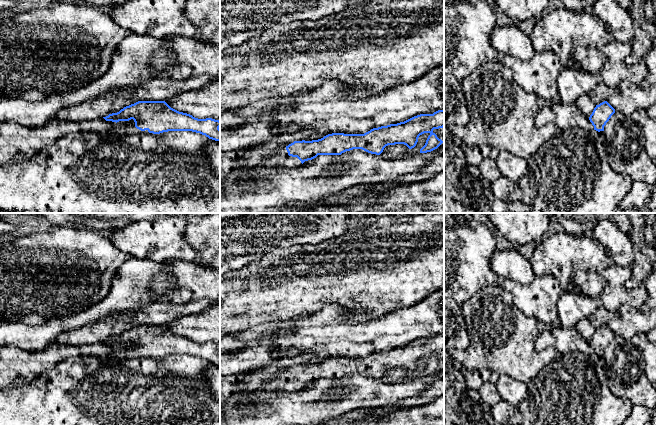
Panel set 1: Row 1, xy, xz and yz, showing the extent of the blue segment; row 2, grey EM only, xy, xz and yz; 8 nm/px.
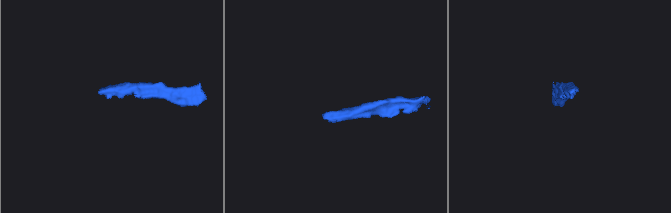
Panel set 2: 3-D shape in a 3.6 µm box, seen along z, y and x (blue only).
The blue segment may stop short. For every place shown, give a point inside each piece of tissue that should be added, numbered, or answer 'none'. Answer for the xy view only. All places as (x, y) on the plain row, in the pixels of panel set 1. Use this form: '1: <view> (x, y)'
1: xy (127, 353)

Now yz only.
1: yz (598, 360)

